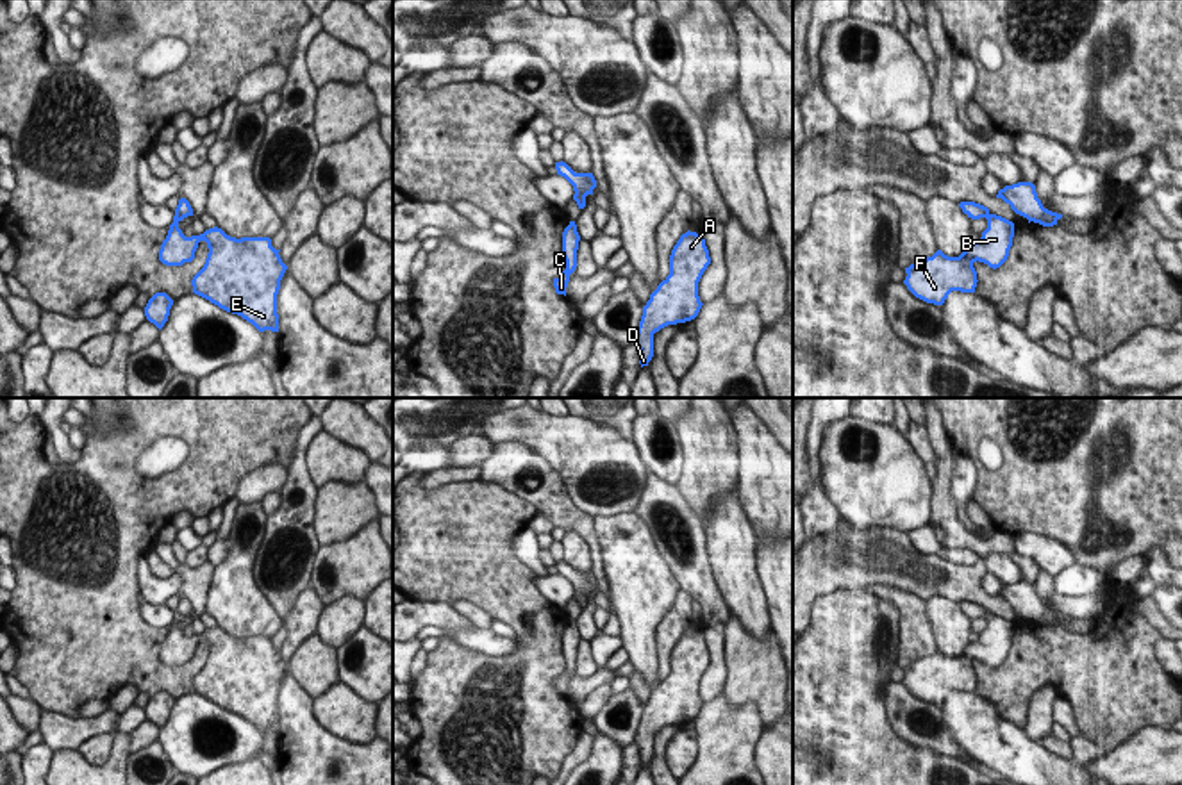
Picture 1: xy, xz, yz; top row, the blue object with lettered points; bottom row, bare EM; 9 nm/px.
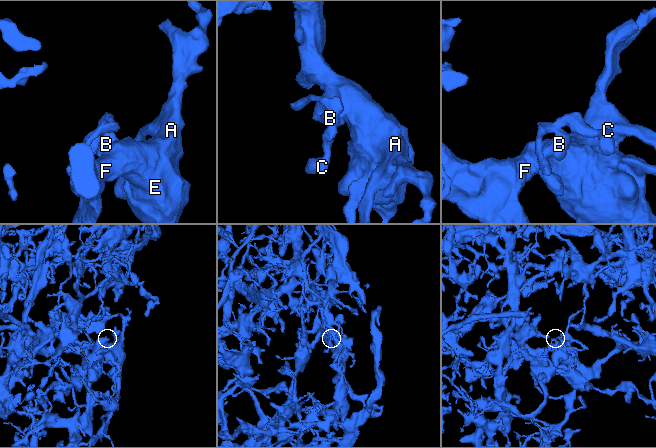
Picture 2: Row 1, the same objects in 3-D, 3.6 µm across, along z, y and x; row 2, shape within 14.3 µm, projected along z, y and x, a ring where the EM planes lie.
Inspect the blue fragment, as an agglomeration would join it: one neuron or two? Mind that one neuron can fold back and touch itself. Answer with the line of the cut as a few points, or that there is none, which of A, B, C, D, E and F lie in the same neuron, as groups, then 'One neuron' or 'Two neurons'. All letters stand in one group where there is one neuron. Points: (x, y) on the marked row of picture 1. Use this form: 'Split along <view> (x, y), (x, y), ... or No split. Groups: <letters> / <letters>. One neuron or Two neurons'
Split along xy (175, 213), (183, 218). Groups: A B D E F / C. Two neurons.

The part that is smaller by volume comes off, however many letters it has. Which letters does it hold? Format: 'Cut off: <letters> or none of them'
Cut off: C

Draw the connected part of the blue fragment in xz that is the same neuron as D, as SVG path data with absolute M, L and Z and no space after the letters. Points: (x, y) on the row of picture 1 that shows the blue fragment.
M686 232L670 255L670 275L650 294L634 344L639 350L639 364L648 366L653 357L653 334L668 325L686 323L698 316L702 302L698 282L711 264L703 234Z

